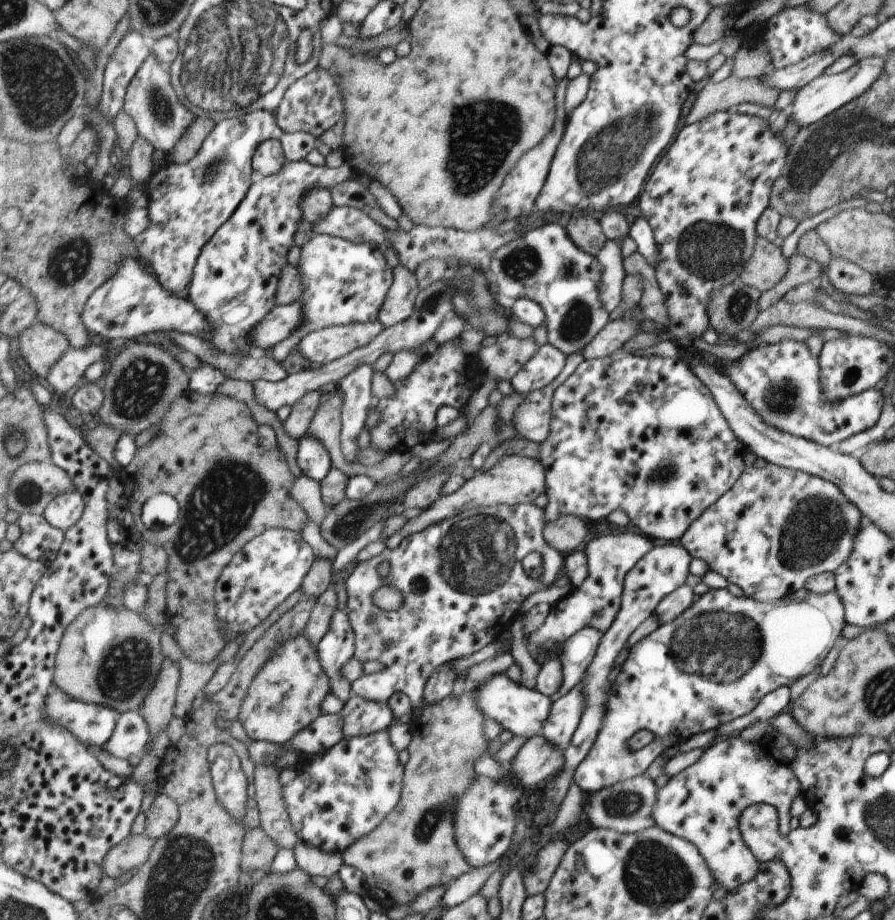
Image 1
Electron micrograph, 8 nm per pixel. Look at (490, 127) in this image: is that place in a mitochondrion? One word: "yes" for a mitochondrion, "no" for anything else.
yes

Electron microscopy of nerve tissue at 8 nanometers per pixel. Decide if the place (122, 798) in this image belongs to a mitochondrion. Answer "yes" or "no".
no

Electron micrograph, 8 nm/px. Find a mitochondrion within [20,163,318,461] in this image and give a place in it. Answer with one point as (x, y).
(140, 387)

